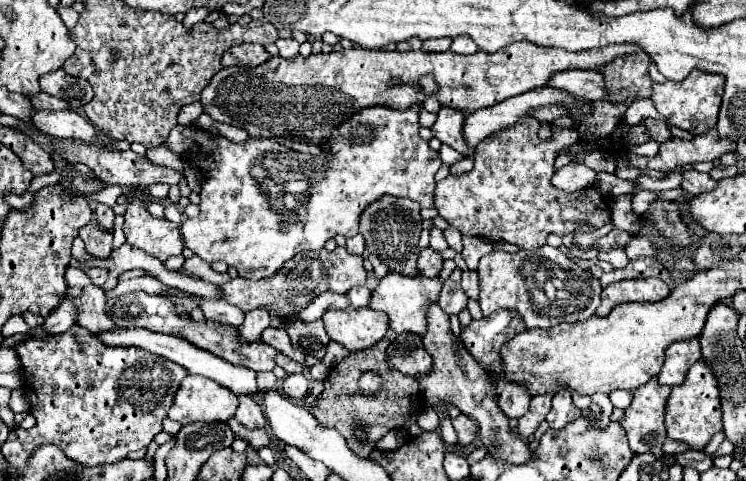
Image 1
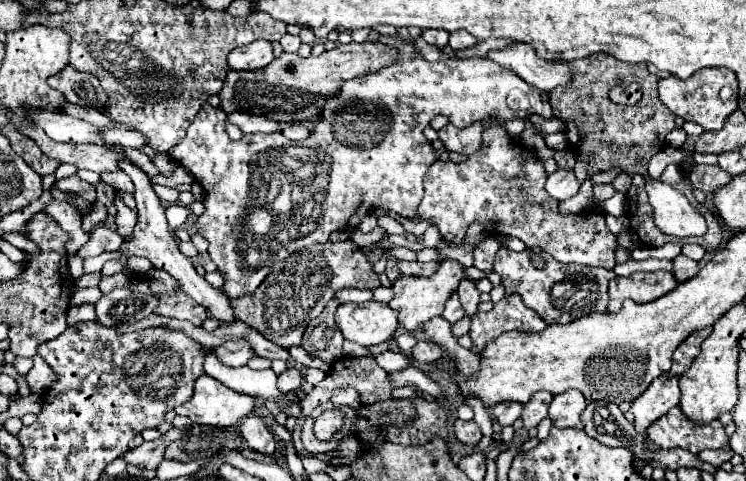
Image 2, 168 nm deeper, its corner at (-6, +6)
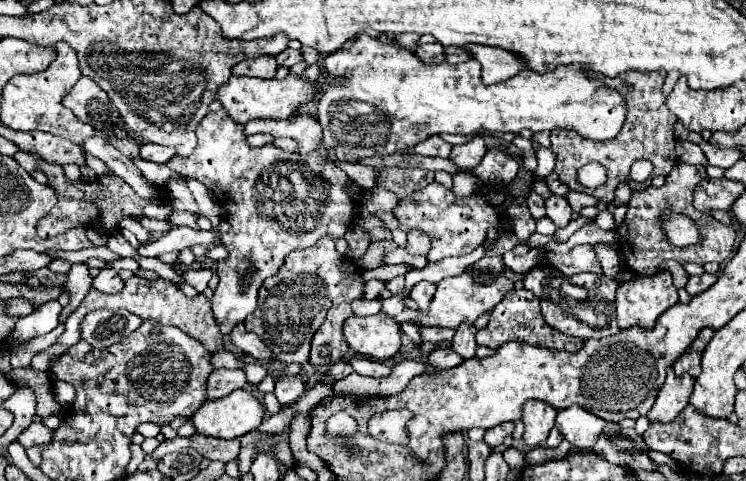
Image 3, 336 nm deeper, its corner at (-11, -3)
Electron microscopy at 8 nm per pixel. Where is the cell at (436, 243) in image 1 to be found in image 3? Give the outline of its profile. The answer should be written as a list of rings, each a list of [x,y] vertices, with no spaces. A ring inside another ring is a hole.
[[[409,231],[409,245],[407,251],[411,255],[427,255],[431,249],[431,239],[421,231]]]

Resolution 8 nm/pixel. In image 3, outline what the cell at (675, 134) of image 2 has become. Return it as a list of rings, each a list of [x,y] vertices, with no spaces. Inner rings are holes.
[[[677,141],[677,157],[681,163],[691,163],[691,165],[707,165],[707,159],[701,151],[699,145],[691,141]]]

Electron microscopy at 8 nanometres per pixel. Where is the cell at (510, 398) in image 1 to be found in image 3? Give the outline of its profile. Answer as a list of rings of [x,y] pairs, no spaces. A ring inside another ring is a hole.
[[[513,421],[495,425],[493,429],[489,429],[489,431],[485,433],[485,443],[487,443],[489,447],[499,447],[499,445],[503,445],[505,437],[513,435],[513,429],[515,429],[515,423],[513,423]]]

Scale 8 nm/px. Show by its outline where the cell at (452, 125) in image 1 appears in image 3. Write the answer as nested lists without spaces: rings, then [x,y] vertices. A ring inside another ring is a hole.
[[[477,135],[473,137],[469,143],[463,143],[463,145],[455,145],[451,149],[451,155],[449,159],[459,165],[459,169],[465,169],[465,171],[471,171],[475,165],[479,165],[479,161],[483,159],[485,155],[485,143],[483,143],[483,137]]]

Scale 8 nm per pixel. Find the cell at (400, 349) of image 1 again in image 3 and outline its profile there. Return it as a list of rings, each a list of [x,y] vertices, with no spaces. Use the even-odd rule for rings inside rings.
[[[435,347],[429,355],[427,355],[427,363],[435,369],[453,369],[457,365],[463,363],[463,357],[459,353],[455,353],[453,349],[441,349]]]

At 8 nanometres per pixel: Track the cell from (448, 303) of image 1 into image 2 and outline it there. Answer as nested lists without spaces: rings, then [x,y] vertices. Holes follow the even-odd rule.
[[[452,294],[452,296],[450,296],[450,300],[446,302],[446,310],[442,312],[442,318],[448,320],[450,324],[454,324],[454,322],[458,322],[460,318],[464,318],[464,310],[462,310],[462,306],[460,306],[458,294]]]

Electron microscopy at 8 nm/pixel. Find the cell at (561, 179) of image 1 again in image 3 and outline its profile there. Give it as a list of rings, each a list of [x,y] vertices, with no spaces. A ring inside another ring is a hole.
[[[551,195],[547,201],[545,201],[545,209],[547,209],[547,217],[553,219],[553,223],[557,227],[565,227],[571,219],[571,205],[565,197],[559,197],[559,195]]]

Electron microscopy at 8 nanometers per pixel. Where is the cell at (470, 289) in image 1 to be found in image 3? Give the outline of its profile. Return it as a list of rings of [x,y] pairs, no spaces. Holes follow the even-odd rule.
[[[463,321],[459,331],[453,337],[453,351],[457,351],[465,359],[471,359],[475,355],[475,347],[477,347],[475,331],[477,331],[475,325],[469,325],[469,323]]]

